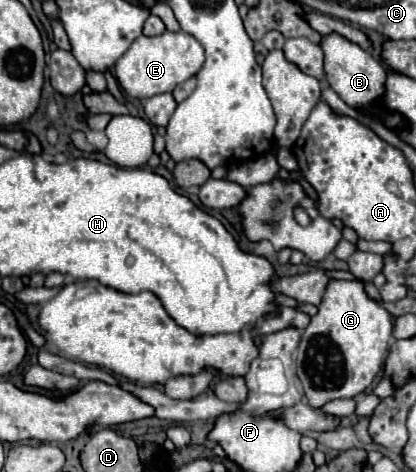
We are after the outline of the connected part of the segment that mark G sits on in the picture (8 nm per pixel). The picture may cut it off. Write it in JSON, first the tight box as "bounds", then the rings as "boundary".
{"bounds":[296,280,390,408],"boundary":[[[330,280],[318,314],[302,332],[296,352],[296,374],[308,404],[322,408],[330,400],[362,394],[380,374],[390,338],[390,314],[366,296],[360,280]]]}

